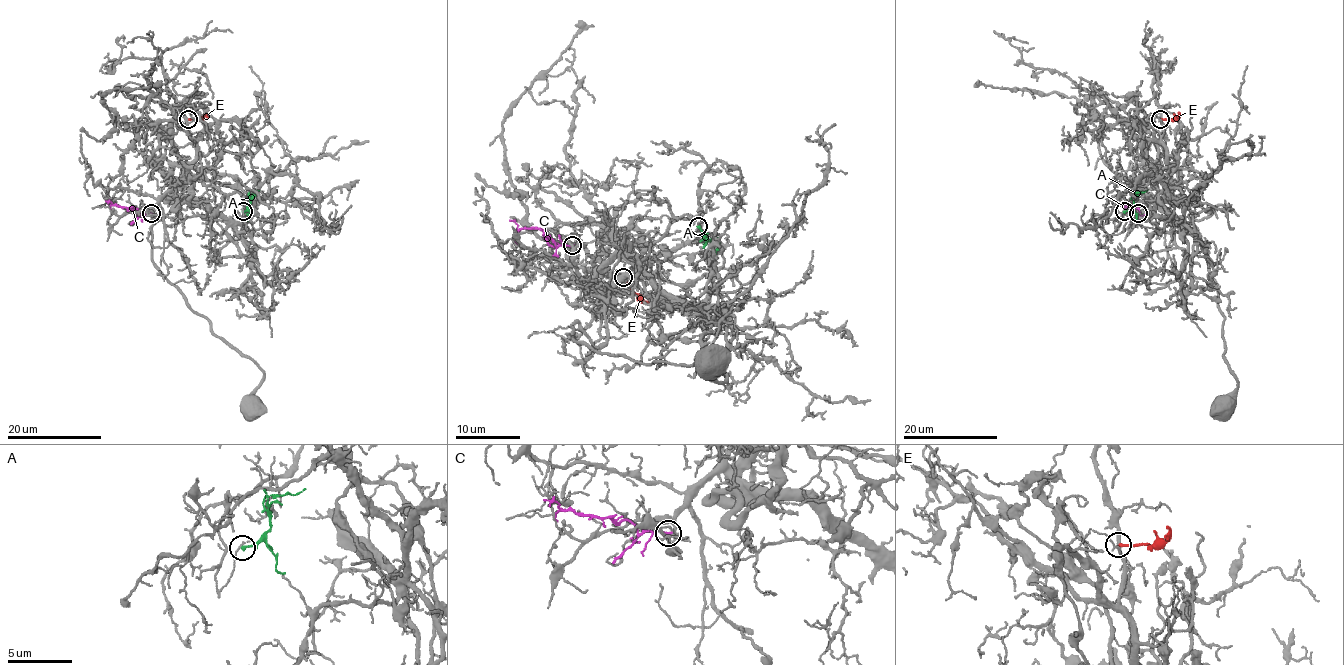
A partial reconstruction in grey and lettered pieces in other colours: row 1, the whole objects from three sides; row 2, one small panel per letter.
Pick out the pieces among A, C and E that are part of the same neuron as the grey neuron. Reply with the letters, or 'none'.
none

